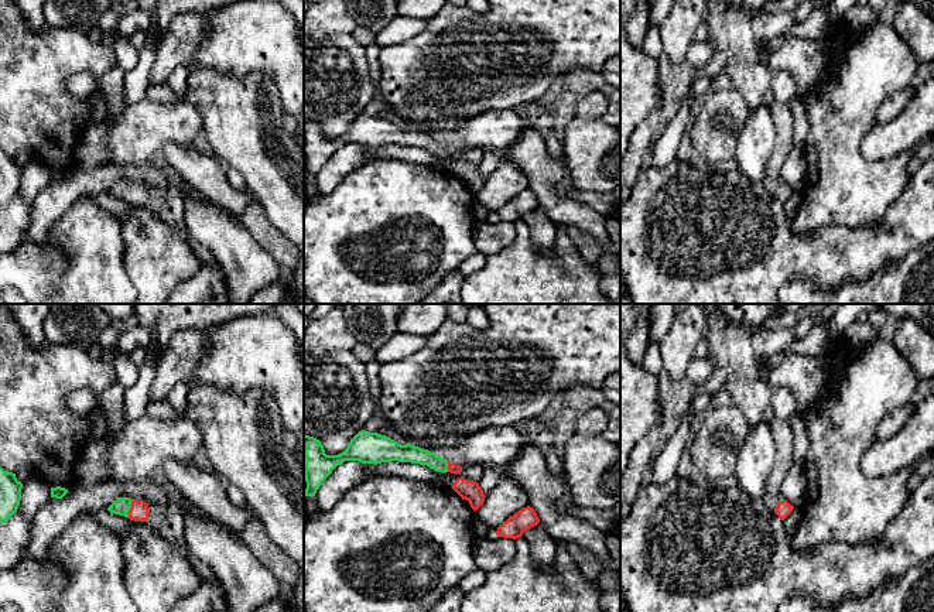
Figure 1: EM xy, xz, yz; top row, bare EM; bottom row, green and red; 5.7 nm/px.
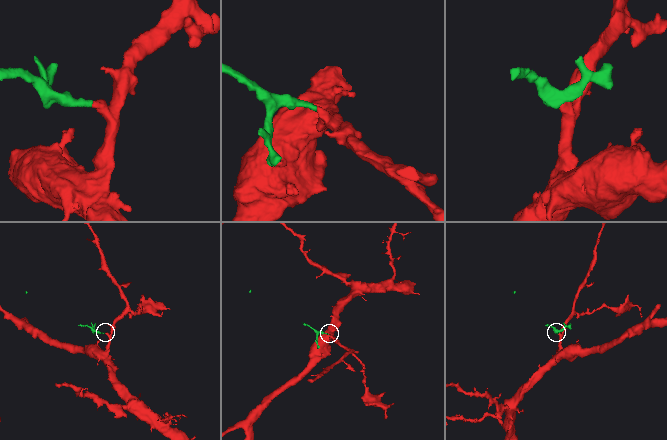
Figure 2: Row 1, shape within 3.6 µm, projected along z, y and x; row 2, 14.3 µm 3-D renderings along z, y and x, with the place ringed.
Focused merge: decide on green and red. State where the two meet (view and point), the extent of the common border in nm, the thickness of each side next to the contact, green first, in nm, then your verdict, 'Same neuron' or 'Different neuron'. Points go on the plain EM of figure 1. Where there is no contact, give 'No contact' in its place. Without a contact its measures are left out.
Touches green at xy (129, 191). Shared border 110 nm. Thickness 100 nm (green) against 110 nm. Same neuron

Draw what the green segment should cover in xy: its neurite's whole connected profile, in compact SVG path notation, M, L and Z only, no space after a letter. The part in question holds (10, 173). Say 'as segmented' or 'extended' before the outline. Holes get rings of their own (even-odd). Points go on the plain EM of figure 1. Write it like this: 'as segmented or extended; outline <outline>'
as segmented; outline M0 150L0 206L8 204L18 192L23 167L16 157Z

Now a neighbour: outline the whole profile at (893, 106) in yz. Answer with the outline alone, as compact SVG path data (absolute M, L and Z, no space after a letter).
M909 86L885 99L877 110L876 122L880 124L886 124L897 119L904 112L906 106L914 95L916 89Z

